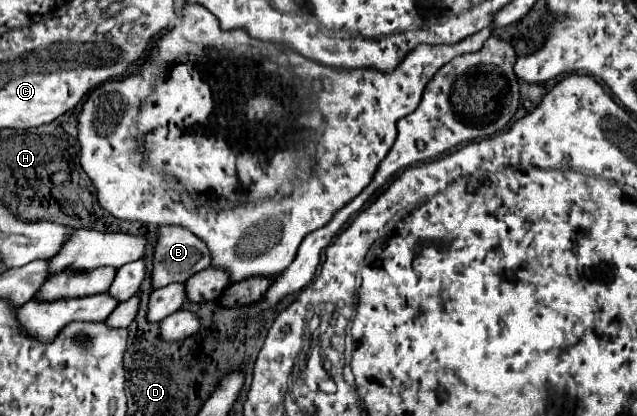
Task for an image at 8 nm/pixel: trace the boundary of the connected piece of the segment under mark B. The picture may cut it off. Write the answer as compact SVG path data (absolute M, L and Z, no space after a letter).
M158 227L158 241L152 259L152 287L160 289L170 283L184 283L188 277L210 267L210 251L204 241L182 227Z

